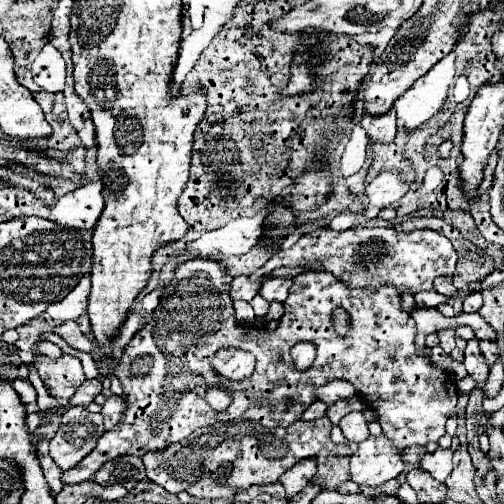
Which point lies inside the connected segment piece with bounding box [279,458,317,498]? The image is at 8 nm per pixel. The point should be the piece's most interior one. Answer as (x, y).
(295, 479)

